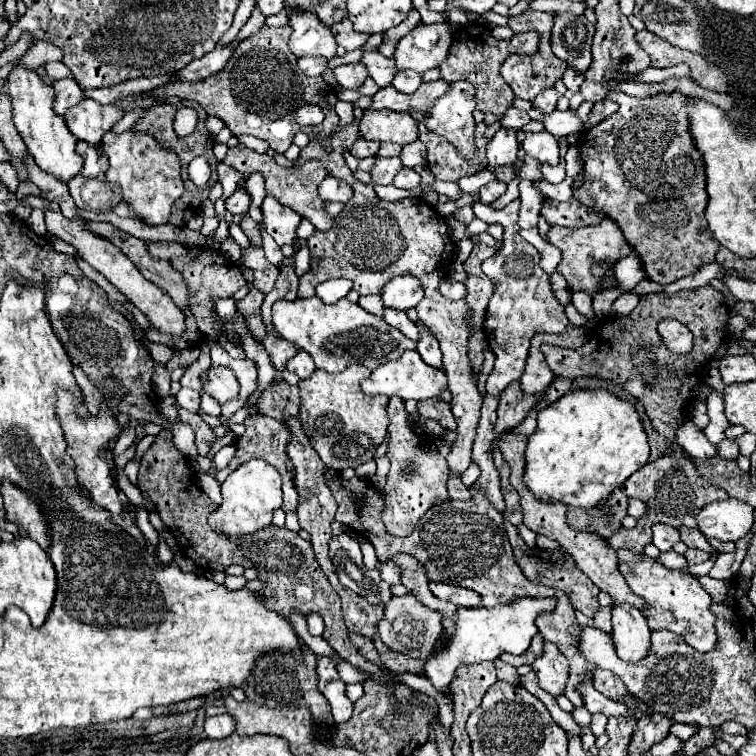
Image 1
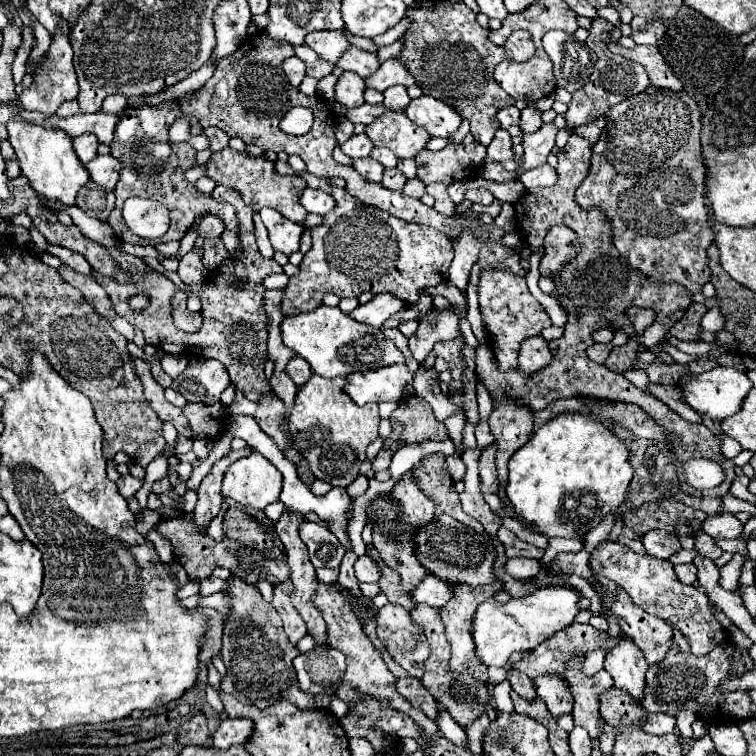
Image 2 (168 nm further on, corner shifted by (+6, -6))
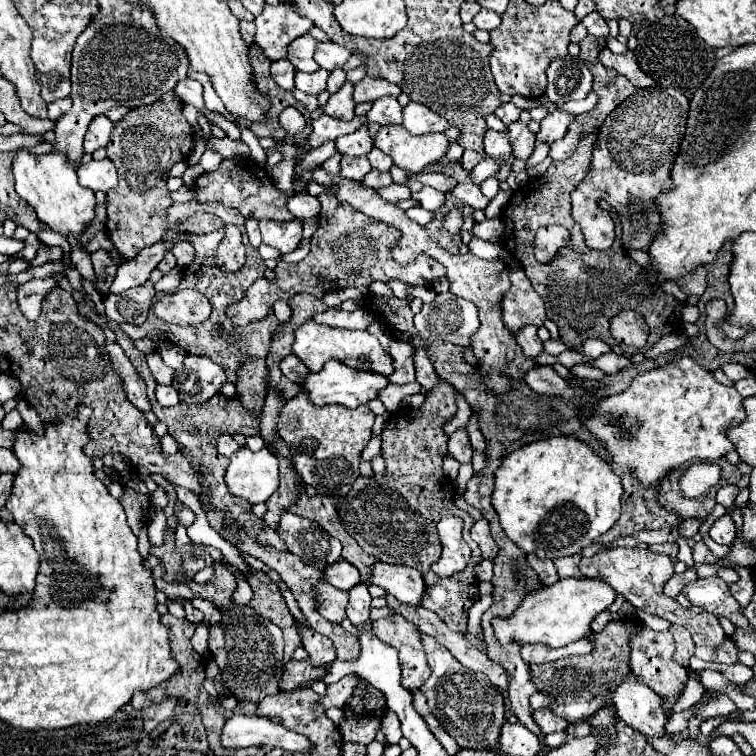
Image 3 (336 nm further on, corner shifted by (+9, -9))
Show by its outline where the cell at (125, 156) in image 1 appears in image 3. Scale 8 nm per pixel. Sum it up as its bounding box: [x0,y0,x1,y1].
[77,160,118,192]

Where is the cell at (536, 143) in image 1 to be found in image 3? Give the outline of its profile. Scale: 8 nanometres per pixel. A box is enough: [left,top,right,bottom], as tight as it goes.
[537,108,575,144]

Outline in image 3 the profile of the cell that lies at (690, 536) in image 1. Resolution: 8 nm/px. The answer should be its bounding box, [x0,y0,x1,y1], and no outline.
[683,576,749,628]

